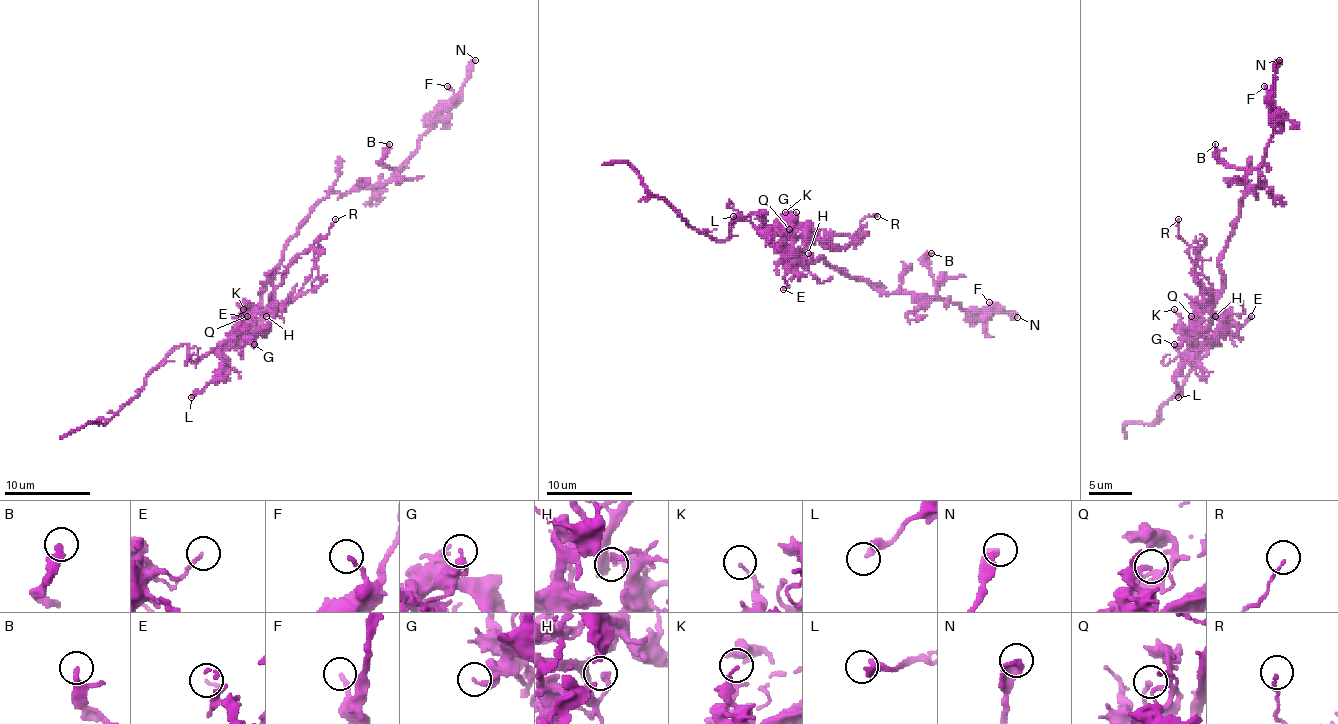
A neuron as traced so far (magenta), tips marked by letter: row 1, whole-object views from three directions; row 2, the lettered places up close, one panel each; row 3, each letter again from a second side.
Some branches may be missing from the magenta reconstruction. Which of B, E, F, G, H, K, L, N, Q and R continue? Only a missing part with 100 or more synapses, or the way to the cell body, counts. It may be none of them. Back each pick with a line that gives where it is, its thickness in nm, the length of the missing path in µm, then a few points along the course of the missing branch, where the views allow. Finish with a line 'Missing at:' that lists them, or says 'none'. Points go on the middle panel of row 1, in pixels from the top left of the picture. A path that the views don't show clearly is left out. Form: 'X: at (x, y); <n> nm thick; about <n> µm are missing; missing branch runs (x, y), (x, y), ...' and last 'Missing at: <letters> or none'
Missing at: none

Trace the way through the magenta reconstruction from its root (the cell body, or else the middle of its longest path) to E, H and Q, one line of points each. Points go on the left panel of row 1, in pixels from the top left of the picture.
E: (269, 281), (256, 311), (251, 314), (251, 322), (245, 324), (241, 316)
H: (269, 281), (256, 311), (251, 314), (269, 311), (266, 316)
Q: (269, 281), (258, 307), (243, 320), (241, 326), (247, 316)

